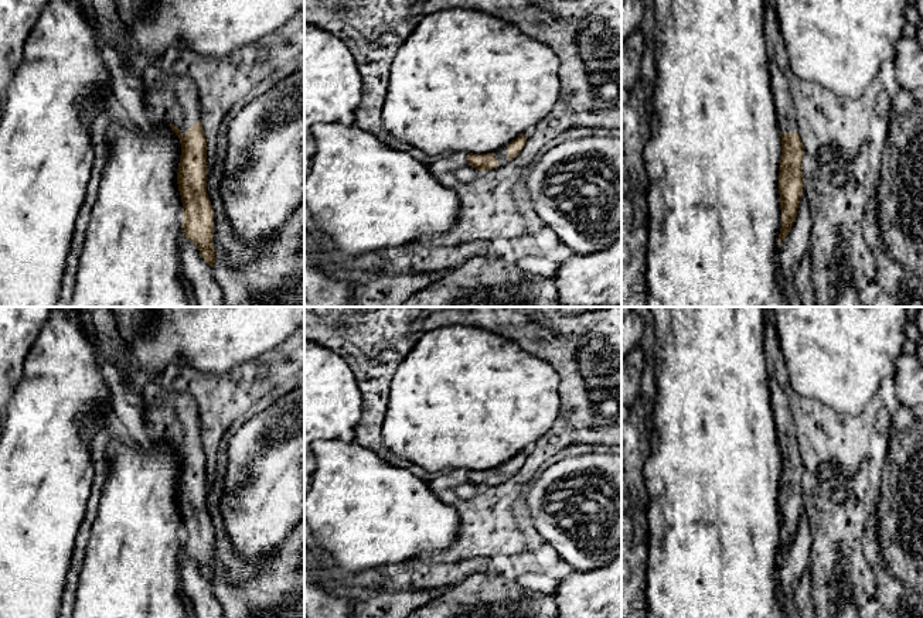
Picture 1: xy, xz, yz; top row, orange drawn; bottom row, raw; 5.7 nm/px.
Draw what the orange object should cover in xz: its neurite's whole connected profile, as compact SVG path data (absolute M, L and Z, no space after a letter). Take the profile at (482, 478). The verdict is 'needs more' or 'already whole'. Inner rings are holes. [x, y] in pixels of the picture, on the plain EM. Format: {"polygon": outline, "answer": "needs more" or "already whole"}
{"polygon": "M520 451L510 461L487 471L467 471L467 481L477 485L478 488L493 486L505 482L508 478L515 475L527 460L525 451Z", "answer": "needs more"}

